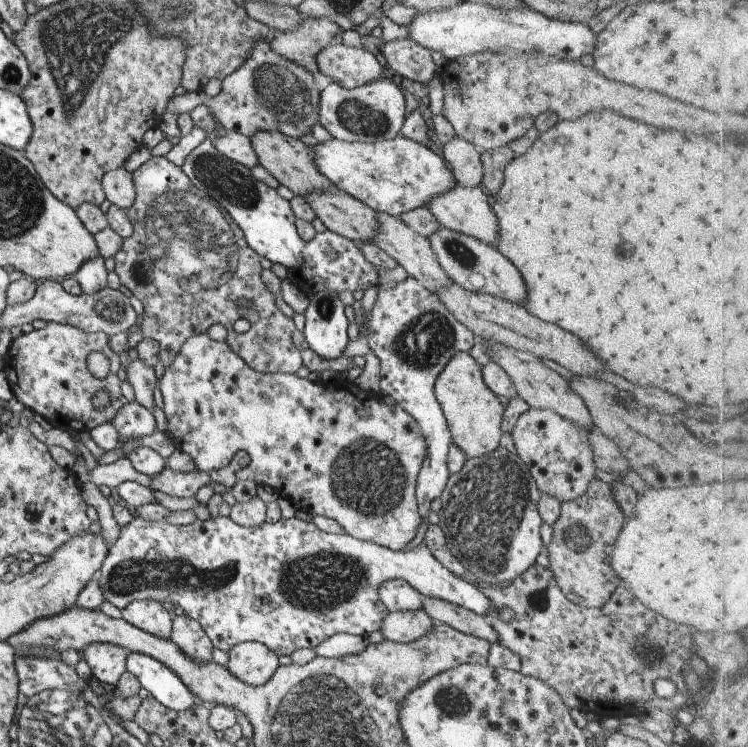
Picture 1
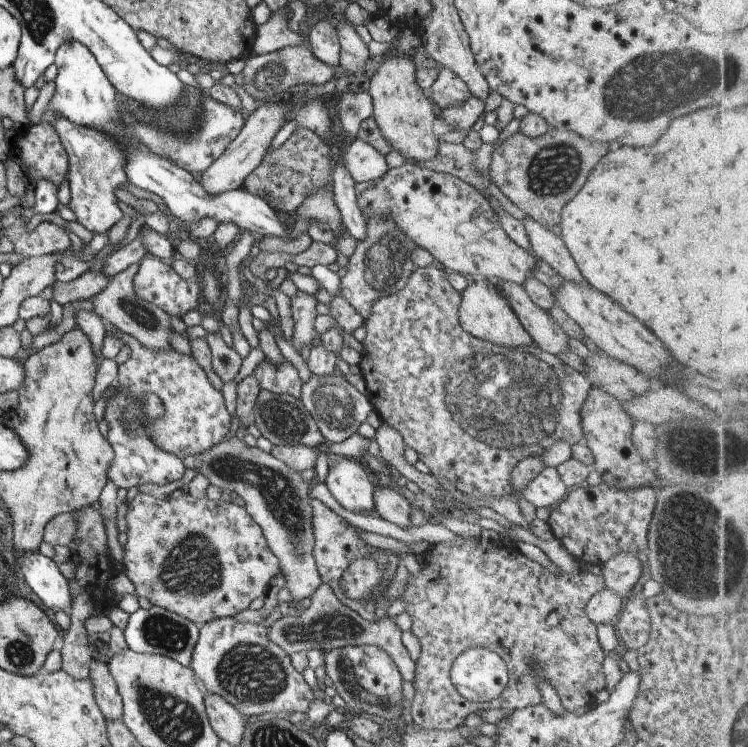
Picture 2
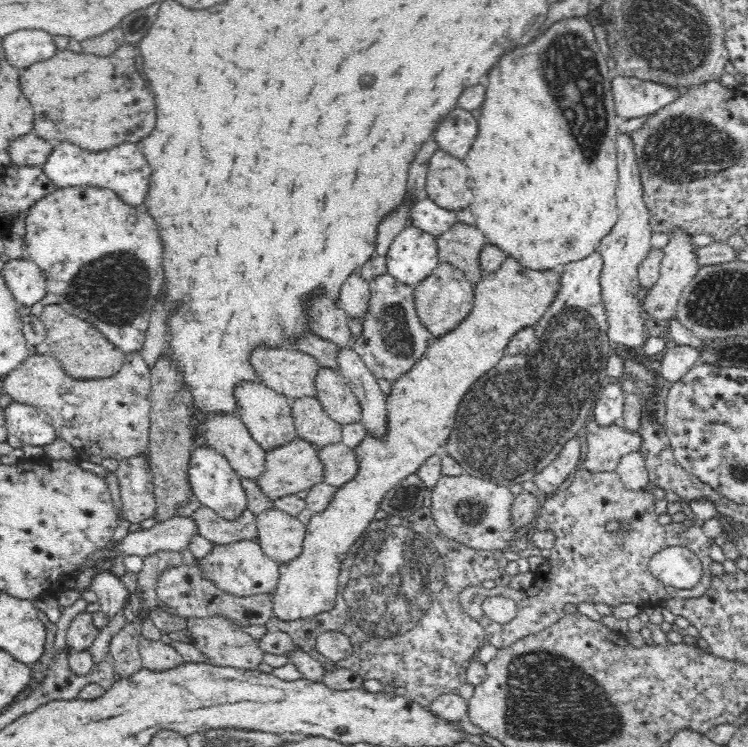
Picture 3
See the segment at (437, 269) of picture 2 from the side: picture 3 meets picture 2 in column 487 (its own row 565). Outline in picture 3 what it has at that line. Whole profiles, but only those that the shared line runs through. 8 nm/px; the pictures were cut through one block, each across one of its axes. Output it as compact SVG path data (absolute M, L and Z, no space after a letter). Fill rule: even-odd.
M422 507L404 519L391 515L383 520L375 519L352 546L342 564L335 608L306 620L279 620L279 627L294 639L303 652L320 662L326 671L350 669L364 681L378 680L382 685L403 686L418 703L428 707L438 696L452 693L454 688L459 689L470 680L467 666L487 640L484 627L464 611L459 597L471 585L485 580L496 581L503 576L497 566L498 558L495 552L470 548L444 535L435 526L430 508ZM394 576L402 576L402 584L394 584ZM331 630L350 638L354 652L346 660L332 662L316 649L316 637Z

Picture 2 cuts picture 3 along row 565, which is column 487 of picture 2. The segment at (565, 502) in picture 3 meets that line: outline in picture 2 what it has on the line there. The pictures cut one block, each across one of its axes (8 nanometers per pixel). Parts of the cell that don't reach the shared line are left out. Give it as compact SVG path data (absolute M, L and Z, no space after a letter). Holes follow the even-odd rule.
M509 536L502 538L500 547L491 544L491 542L485 542L478 539L474 539L471 544L462 544L460 538L452 542L441 542L431 546L420 565L419 572L417 574L409 574L407 576L407 582L405 582L404 592L399 594L398 599L405 605L404 612L410 615L410 632L417 639L419 646L421 647L421 654L419 658L414 662L414 678L412 679L413 689L415 689L415 694L413 694L413 700L411 700L408 708L408 718L411 723L415 724L421 729L434 729L451 731L456 727L459 727L464 719L472 713L476 713L478 710L490 710L490 709L507 709L509 711L515 711L516 709L523 709L527 706L534 706L538 703L542 703L542 697L540 696L540 691L538 690L538 683L540 681L546 681L557 694L560 704L563 706L565 712L573 713L575 708L584 707L587 704L593 703L594 695L605 688L604 675L602 674L602 661L604 660L605 654L599 647L596 638L596 627L585 617L584 609L587 602L591 599L593 594L600 592L604 589L604 581L602 576L595 576L591 572L586 572L583 566L580 566L580 570L577 574L566 574L561 572L560 576L553 576L537 564L533 562L523 554L520 554L516 547L515 542ZM471 648L485 648L493 653L496 653L506 667L506 672L508 673L508 682L505 689L499 694L498 698L491 700L487 703L475 703L472 704L469 700L463 699L457 690L453 687L450 682L450 669L452 668L452 663L455 658L459 656L460 653L467 651Z

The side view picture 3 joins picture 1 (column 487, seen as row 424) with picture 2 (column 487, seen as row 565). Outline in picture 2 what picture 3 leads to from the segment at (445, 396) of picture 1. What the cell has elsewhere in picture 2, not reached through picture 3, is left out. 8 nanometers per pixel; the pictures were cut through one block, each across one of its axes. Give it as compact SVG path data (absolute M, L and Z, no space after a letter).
M476 278L459 296L458 324L466 334L475 339L509 349L531 345L531 338L517 321L516 315L509 309L508 303L494 290L491 280Z

